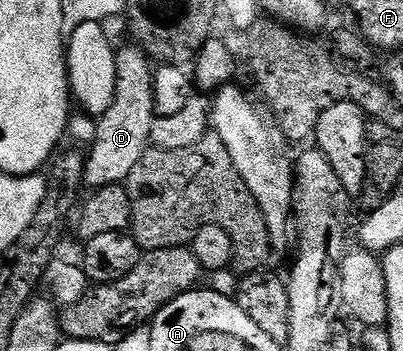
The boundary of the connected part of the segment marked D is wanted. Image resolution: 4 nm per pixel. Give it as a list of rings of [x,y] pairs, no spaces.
[[[119,47],[115,52],[115,92],[109,109],[98,116],[91,152],[86,152],[84,184],[91,189],[126,184],[137,161],[149,150],[151,130],[157,118],[157,75],[152,60],[138,47]]]

